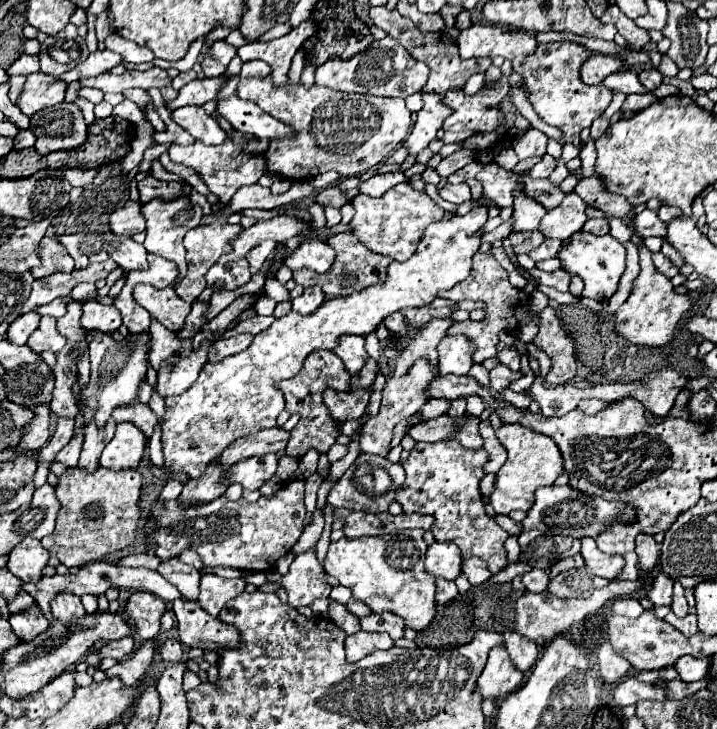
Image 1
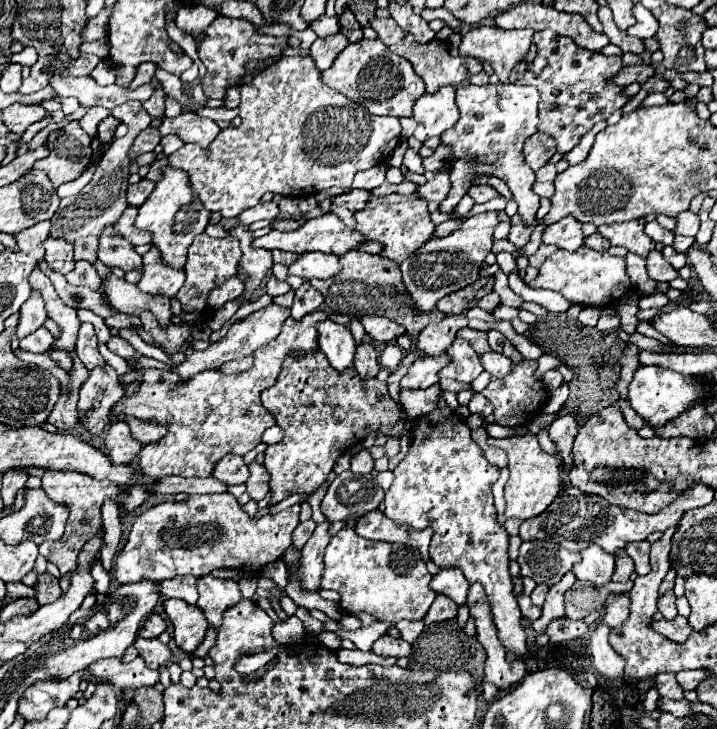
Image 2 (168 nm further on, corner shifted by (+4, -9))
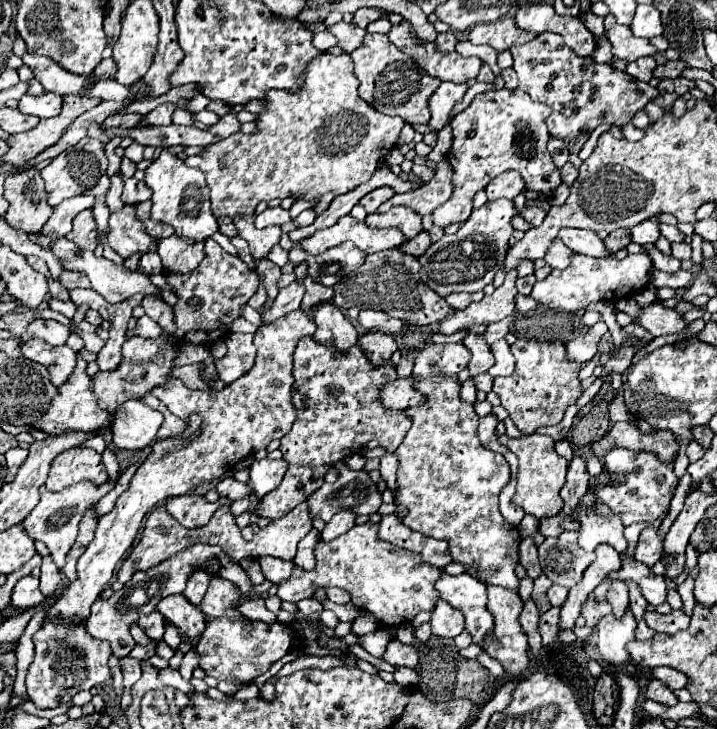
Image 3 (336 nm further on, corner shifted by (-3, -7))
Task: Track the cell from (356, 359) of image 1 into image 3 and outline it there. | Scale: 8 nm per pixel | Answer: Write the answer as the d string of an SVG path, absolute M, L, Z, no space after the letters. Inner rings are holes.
M332 303L318 305L314 311L314 321L318 325L314 333L314 341L326 347L332 347L334 351L340 351L340 353L350 351L350 347L358 343L358 333L354 325Z

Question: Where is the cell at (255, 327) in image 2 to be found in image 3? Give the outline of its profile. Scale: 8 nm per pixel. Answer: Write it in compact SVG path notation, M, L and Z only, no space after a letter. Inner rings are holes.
M296 281L292 285L288 285L288 287L280 289L274 303L266 311L262 311L262 325L270 325L270 323L286 317L290 311L300 309L302 295L304 295L304 285L296 283Z

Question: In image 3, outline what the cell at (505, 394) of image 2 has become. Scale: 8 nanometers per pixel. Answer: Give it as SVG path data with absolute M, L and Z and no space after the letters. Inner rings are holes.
M518 339L512 345L516 357L516 369L510 377L496 377L492 391L500 397L502 407L510 413L514 425L530 435L538 427L558 425L564 411L580 397L582 387L578 379L578 363L572 363L564 355L564 345L560 341L536 341Z

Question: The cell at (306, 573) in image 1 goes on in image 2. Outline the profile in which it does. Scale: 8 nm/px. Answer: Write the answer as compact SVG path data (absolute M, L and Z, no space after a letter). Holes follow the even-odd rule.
M323 521L317 525L311 539L305 543L301 551L301 583L305 589L319 589L319 581L323 575L323 551L331 541L329 535L331 521Z

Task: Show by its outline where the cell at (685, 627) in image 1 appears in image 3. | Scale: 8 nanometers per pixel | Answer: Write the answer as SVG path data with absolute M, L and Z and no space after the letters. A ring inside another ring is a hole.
M646 611L644 621L654 631L670 633L670 635L674 635L674 633L678 633L678 631L682 631L690 625L690 617L684 611L670 611L668 615L662 615L662 613L656 613L656 611Z

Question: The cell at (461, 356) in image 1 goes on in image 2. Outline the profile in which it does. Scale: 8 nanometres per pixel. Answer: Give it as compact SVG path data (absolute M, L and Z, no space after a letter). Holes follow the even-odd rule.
M455 339L451 343L451 347L447 349L447 353L451 357L451 365L441 369L441 373L439 373L441 377L451 377L461 383L471 383L483 371L479 355L473 351L469 341Z

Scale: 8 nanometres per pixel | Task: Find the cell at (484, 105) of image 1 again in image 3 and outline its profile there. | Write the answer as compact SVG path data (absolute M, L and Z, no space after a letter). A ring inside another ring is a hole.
M496 89L496 91L486 91L474 97L474 101L452 119L452 133L454 133L454 143L452 149L448 153L448 161L454 167L454 193L452 197L440 205L432 217L434 217L434 225L446 227L450 223L464 223L470 213L472 213L472 197L482 191L498 173L504 171L518 171L522 175L522 179L526 181L526 187L530 191L542 193L542 195L550 195L554 193L562 183L561 175L558 169L554 167L548 151L546 151L546 143L550 139L548 127L546 127L546 119L550 117L550 107L546 107L546 103L538 103L534 99L530 99L530 95L526 95L526 91L520 89Z

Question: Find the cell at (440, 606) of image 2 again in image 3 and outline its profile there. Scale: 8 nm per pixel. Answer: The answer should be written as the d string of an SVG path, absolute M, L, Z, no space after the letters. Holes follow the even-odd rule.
M440 599L432 611L430 625L432 625L432 633L438 637L456 637L464 629L462 611L450 607L450 603Z

